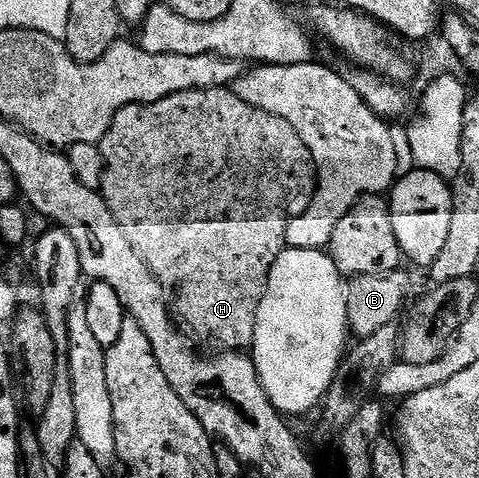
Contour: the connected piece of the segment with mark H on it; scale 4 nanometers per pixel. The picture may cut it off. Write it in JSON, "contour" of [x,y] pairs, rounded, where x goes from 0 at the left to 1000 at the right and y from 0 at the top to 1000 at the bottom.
{"contour":[[[480,180],[438,182],[372,190],[317,215],[261,220],[248,230],[244,245],[236,245],[219,287],[207,299],[207,318],[215,324],[213,412],[228,429],[244,471],[253,471],[269,513],[278,513],[282,527],[299,540],[301,554],[332,582],[342,603],[361,611],[361,651],[372,674],[392,695],[409,692],[420,707],[434,709],[449,730],[505,736],[522,728],[537,672],[537,646],[557,603],[557,582],[570,563],[570,546],[578,546],[582,531],[599,517],[601,464],[610,454],[628,448],[658,410],[658,339],[649,333],[637,295],[628,295],[620,270],[612,270],[603,253],[570,236],[553,236],[553,228],[511,220],[511,211],[503,211],[503,203],[495,203],[495,195]]]}

